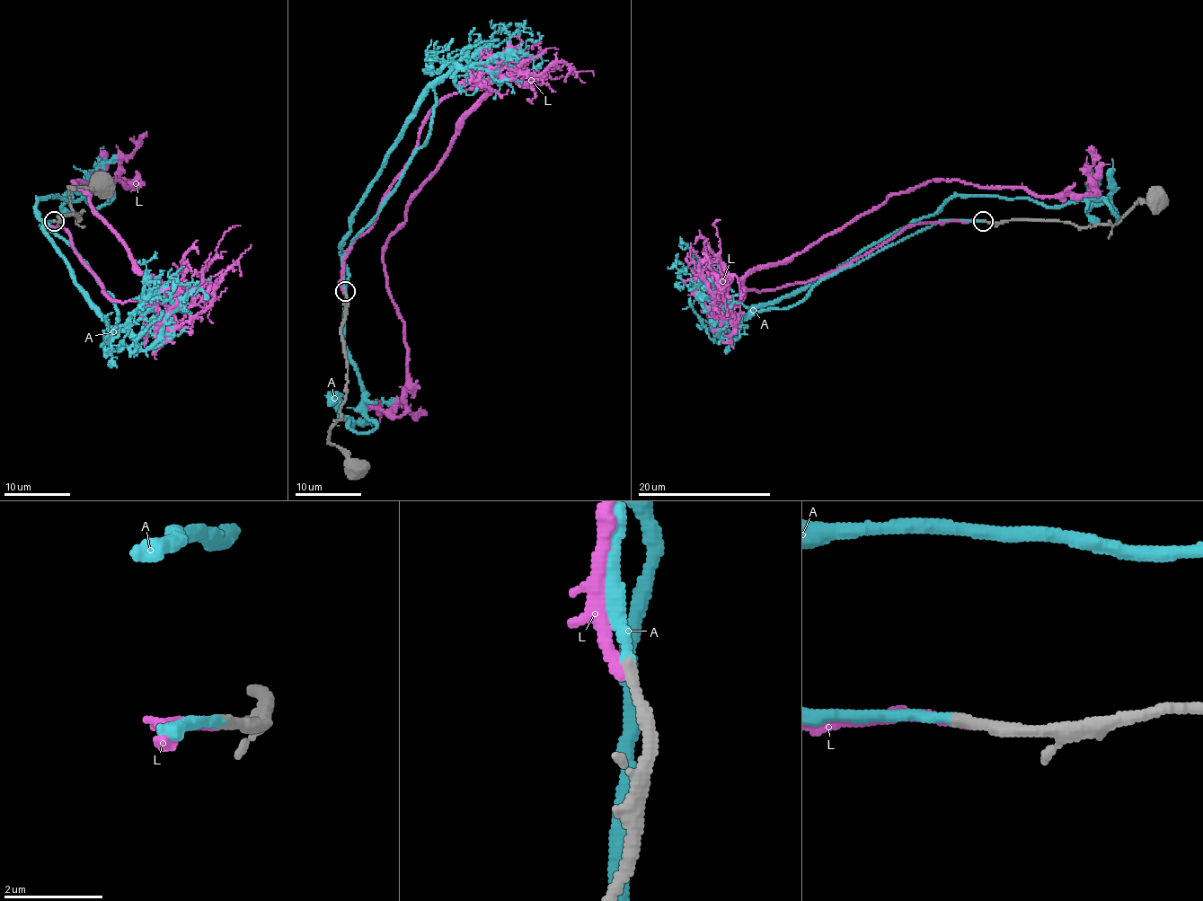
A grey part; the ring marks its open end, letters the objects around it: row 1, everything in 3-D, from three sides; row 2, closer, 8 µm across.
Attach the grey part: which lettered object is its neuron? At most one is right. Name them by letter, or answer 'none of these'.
A

